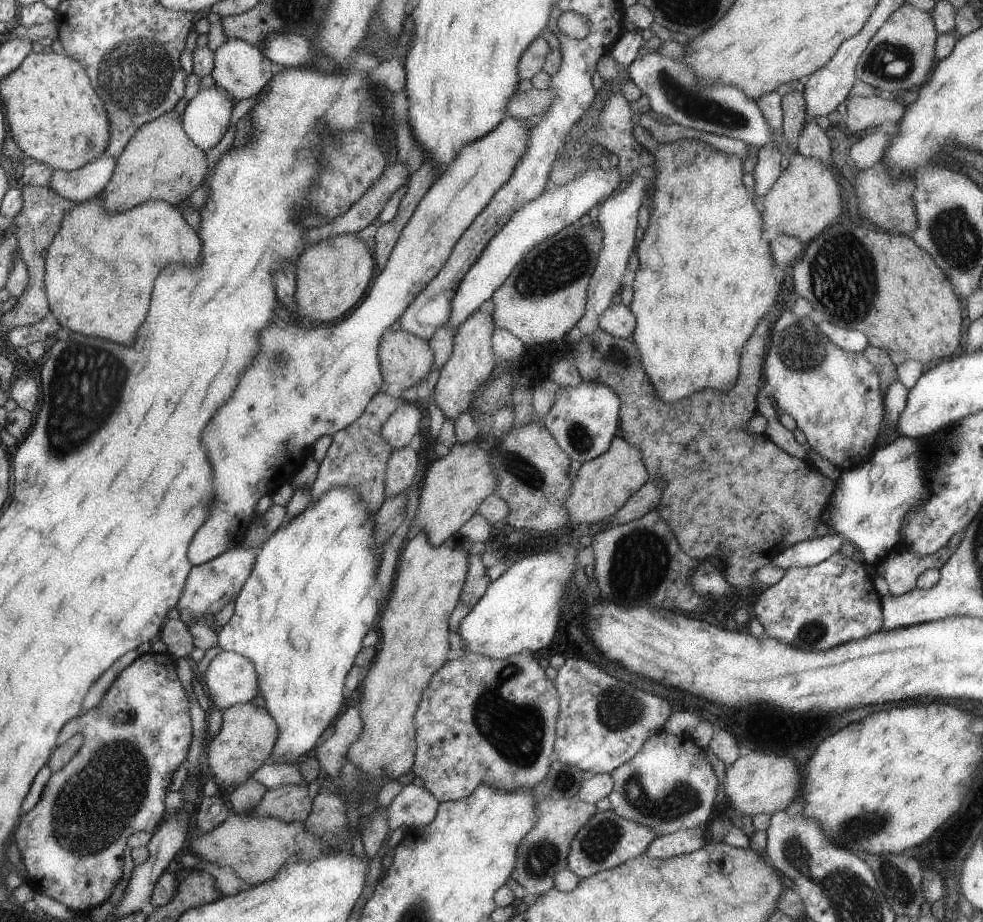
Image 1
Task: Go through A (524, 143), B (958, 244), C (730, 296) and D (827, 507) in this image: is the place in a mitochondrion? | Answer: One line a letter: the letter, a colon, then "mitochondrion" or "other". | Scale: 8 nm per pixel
A: other
B: mitochondrion
C: other
D: other

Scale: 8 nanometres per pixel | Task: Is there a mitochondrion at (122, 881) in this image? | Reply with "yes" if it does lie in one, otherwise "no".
no

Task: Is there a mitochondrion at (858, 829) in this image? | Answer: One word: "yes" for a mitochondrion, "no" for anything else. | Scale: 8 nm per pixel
yes

